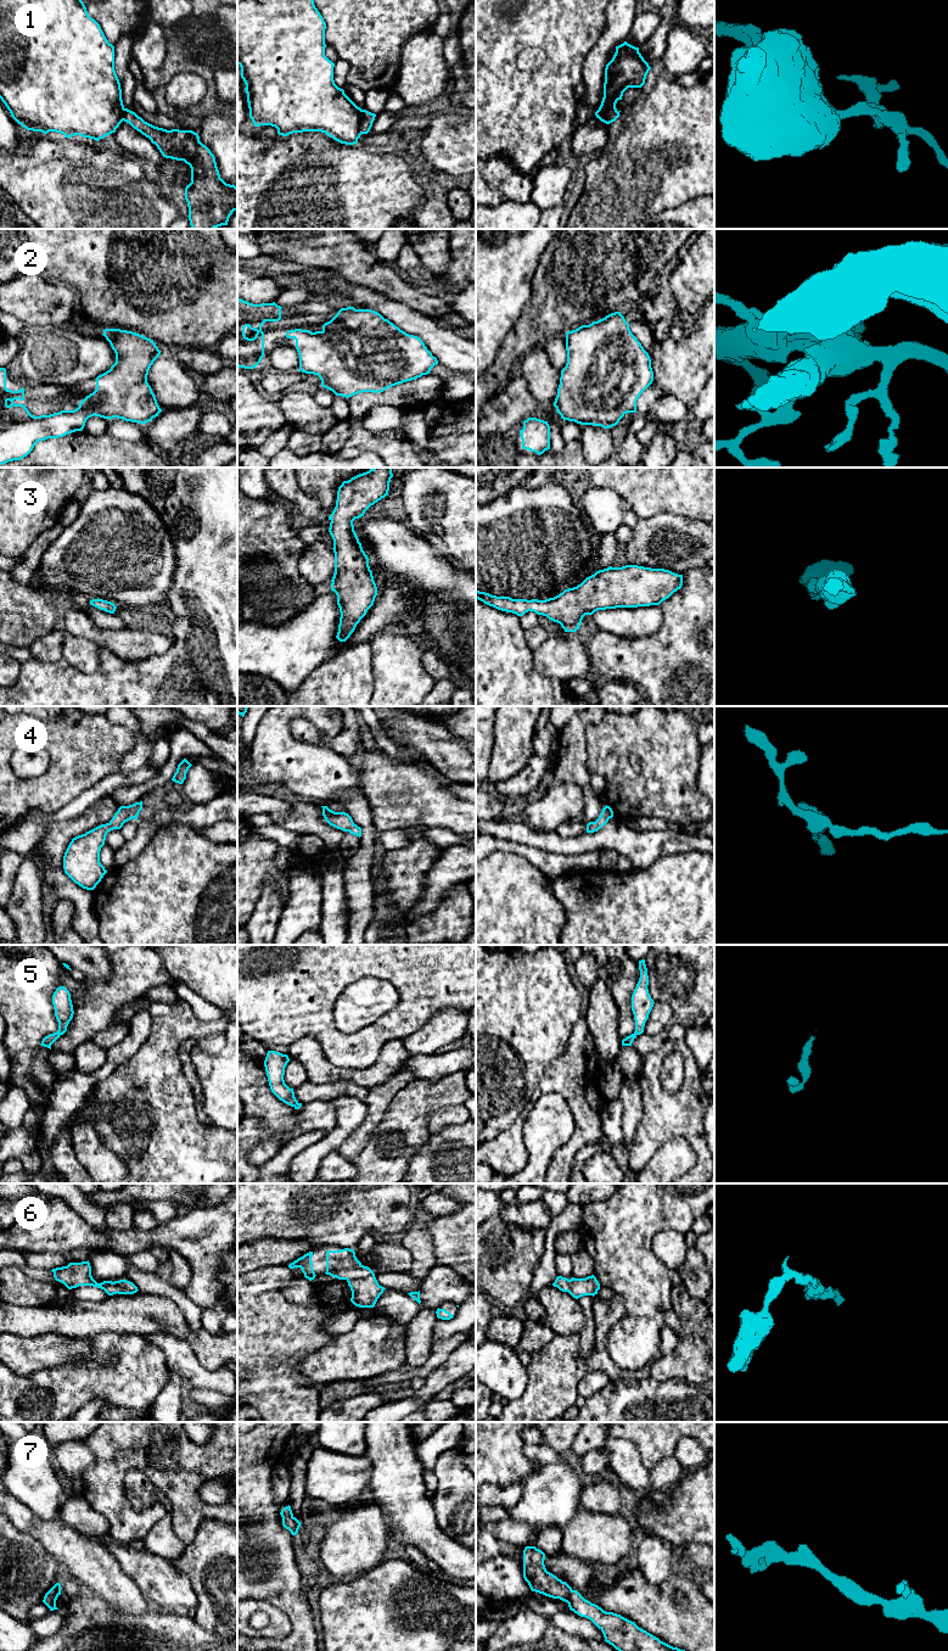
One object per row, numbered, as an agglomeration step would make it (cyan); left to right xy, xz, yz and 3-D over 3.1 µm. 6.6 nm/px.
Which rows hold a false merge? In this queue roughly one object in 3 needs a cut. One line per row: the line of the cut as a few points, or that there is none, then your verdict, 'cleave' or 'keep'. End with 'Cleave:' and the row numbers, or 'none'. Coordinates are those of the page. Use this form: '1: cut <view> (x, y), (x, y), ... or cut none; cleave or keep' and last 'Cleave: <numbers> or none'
1: cut xz (362, 110), (360, 133); cleave
2: cut none; keep
3: cut none; keep
4: cut none; keep
5: cut none; keep
6: cut none; keep
7: cut none; keep
Cleave: 1

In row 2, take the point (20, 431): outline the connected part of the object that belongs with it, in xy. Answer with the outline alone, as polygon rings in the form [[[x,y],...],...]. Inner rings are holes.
[[[105,329],[102,334],[116,353],[116,363],[99,375],[96,390],[74,410],[34,416],[23,404],[24,388],[6,388],[6,369],[0,368],[0,465],[27,457],[39,441],[83,431],[91,416],[146,424],[162,412],[147,375],[161,351],[140,334]]]

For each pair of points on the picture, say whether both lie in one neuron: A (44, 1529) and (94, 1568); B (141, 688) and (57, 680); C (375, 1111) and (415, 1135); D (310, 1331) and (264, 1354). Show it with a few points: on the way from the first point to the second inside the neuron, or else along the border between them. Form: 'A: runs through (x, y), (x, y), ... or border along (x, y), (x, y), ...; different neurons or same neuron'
A: runs through (56, 1537), (82, 1556); same neuron
B: runs through (121, 688), (78, 688); same neuron
C: border along (398, 1091), (391, 1100), (369, 1141); different neurons
D: runs through (299, 1331), (287, 1331), (275, 1343); same neuron

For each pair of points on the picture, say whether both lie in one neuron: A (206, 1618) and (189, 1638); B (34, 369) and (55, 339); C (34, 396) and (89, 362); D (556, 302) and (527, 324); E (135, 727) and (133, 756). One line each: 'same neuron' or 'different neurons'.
A: different neurons
B: same neuron
C: different neurons
D: same neuron
E: same neuron

